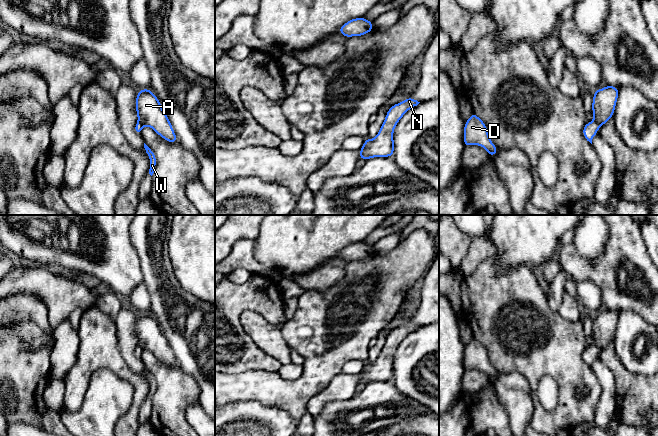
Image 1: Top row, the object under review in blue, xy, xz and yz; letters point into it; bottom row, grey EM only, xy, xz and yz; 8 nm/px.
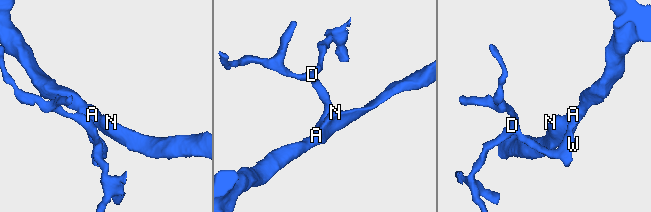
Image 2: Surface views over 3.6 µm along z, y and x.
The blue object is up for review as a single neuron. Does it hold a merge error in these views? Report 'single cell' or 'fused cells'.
fused cells

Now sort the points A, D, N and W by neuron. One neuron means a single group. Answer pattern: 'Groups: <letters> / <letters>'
Groups: A N / D W

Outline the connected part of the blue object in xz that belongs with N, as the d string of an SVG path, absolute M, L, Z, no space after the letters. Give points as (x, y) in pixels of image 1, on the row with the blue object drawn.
M408 97L406 100L391 106L376 137L374 139L366 138L359 150L359 159L367 161L374 157L392 157L394 153L394 129L404 114L419 103L417 100Z

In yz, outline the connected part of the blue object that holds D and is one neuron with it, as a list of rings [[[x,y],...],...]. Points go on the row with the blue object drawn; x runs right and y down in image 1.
[[[474,113],[464,125],[464,145],[479,145],[483,147],[490,156],[495,156],[498,148],[492,143],[485,123]]]

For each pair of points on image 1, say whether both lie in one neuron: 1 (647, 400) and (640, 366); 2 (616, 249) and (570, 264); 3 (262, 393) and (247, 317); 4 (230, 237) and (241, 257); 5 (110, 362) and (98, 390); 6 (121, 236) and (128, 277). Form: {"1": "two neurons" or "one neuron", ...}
{"1": "two neurons", "2": "one neuron", "3": "two neurons", "4": "two neurons", "5": "two neurons", "6": "one neuron"}

